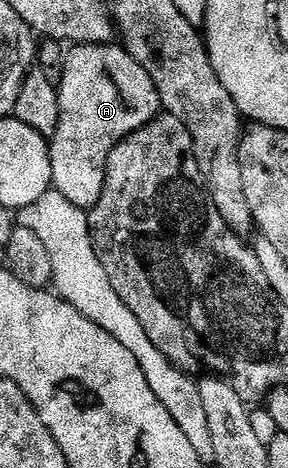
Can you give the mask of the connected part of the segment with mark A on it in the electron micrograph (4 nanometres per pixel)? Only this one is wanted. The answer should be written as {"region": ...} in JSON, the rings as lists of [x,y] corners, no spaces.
{"region":[[[120,44],[112,45],[73,45],[65,55],[63,81],[59,88],[59,123],[55,135],[49,141],[49,158],[51,159],[52,188],[63,195],[63,199],[75,203],[75,207],[90,210],[99,203],[99,195],[103,195],[105,168],[109,162],[111,151],[127,135],[151,123],[162,112],[159,91],[131,59],[131,55]]]}

